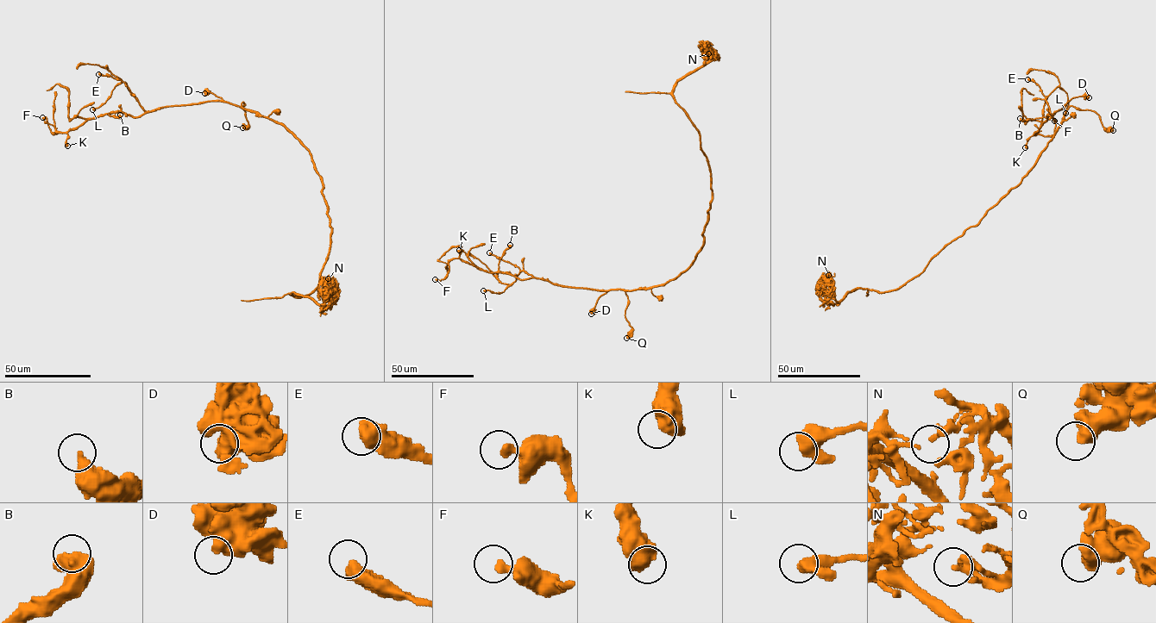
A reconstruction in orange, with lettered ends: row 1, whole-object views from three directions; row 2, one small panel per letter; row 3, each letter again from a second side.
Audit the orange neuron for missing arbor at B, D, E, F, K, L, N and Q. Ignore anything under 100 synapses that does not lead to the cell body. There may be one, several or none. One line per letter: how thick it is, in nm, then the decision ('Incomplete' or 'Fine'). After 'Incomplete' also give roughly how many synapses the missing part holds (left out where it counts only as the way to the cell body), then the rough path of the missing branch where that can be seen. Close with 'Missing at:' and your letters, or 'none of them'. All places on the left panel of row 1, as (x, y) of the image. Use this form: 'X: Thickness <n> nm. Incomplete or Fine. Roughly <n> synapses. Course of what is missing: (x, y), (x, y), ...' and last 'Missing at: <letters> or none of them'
B: Thickness 420 nm. Fine
D: Thickness 650 nm. Fine
E: Thickness 600 nm. Fine
F: Thickness 340 nm. Fine
K: Thickness 800 nm. Fine
L: Thickness 440 nm. Fine
N: Thickness 220 nm. Fine
Q: Thickness 650 nm. Fine
Missing at: none of them

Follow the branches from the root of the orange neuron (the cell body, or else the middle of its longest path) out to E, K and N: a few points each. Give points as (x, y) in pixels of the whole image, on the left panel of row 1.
E: (311, 160), (309, 151), (283, 125), (257, 113), (220, 101), (166, 106), (146, 111), (123, 82), (98, 74)
K: (311, 160), (283, 125), (220, 101), (164, 106), (136, 116), (101, 115), (71, 129), (67, 146)
N: (311, 160), (323, 183), (330, 249), (318, 285), (307, 295), (291, 294), (328, 307), (335, 280), (328, 278)

